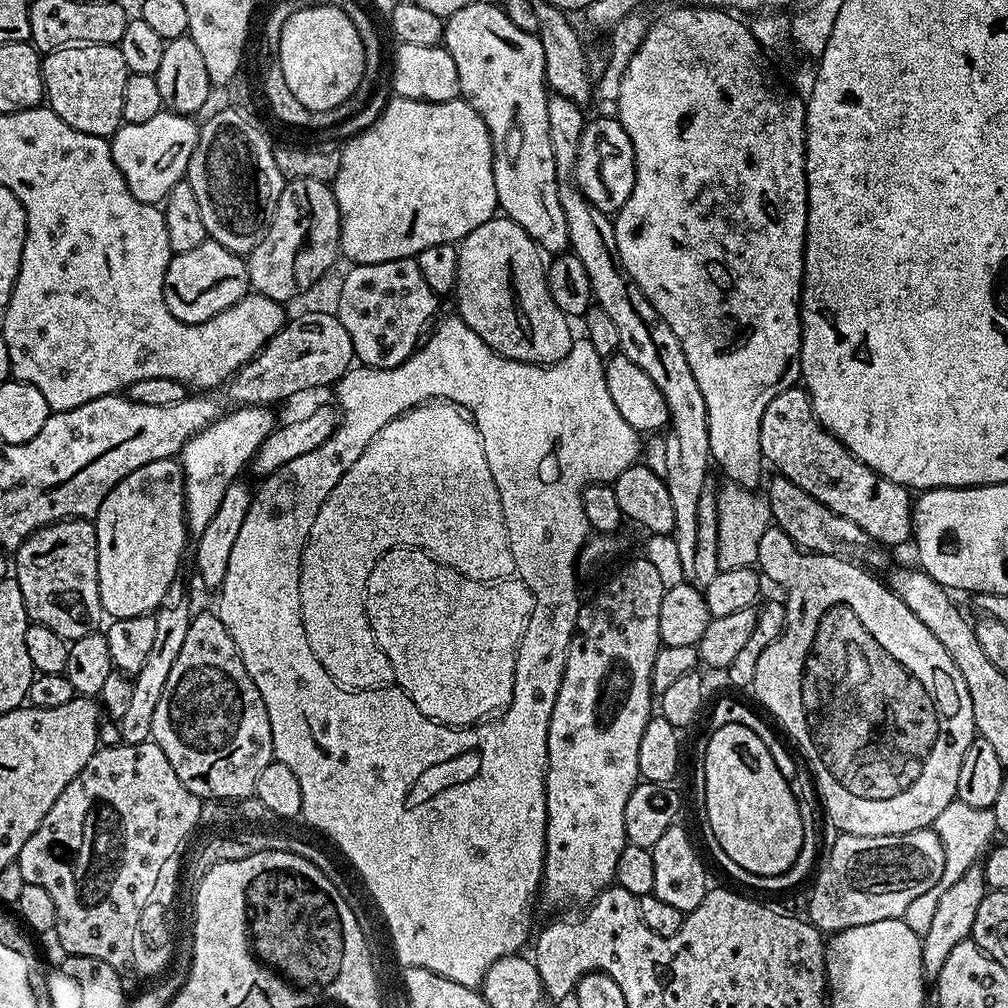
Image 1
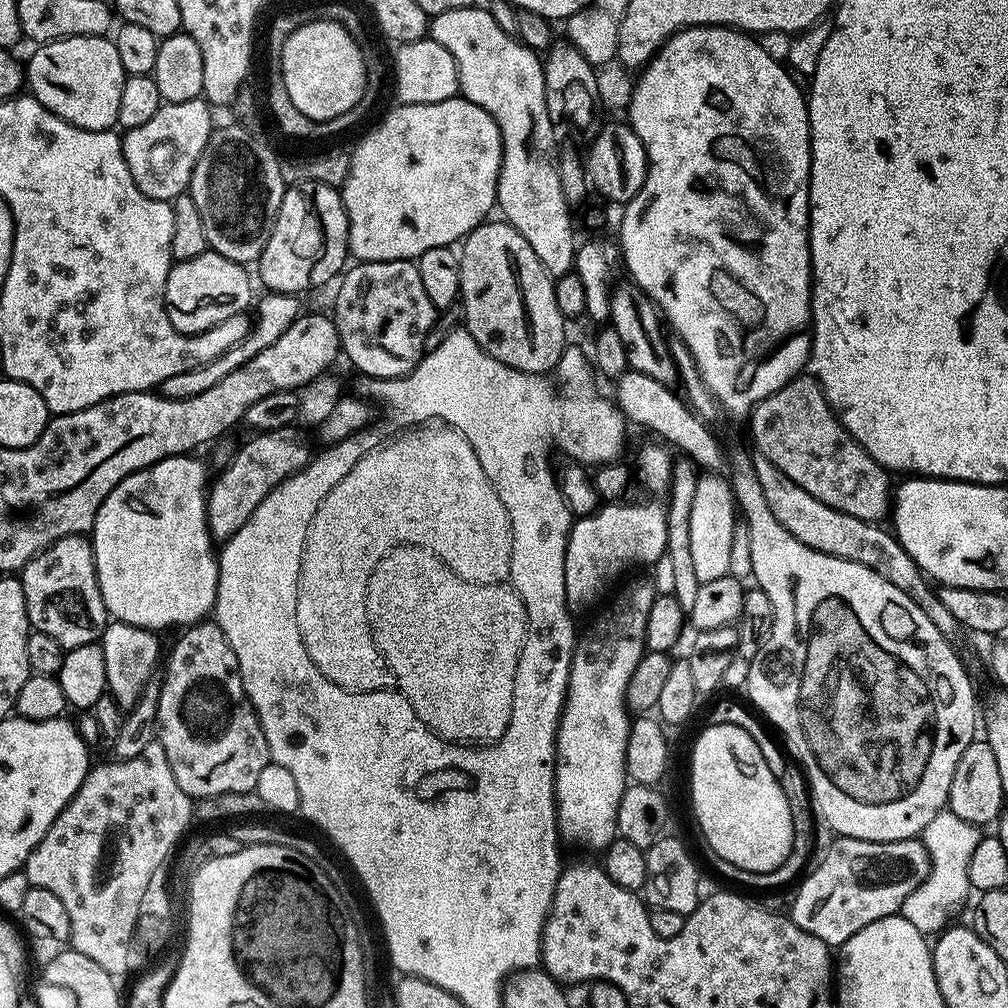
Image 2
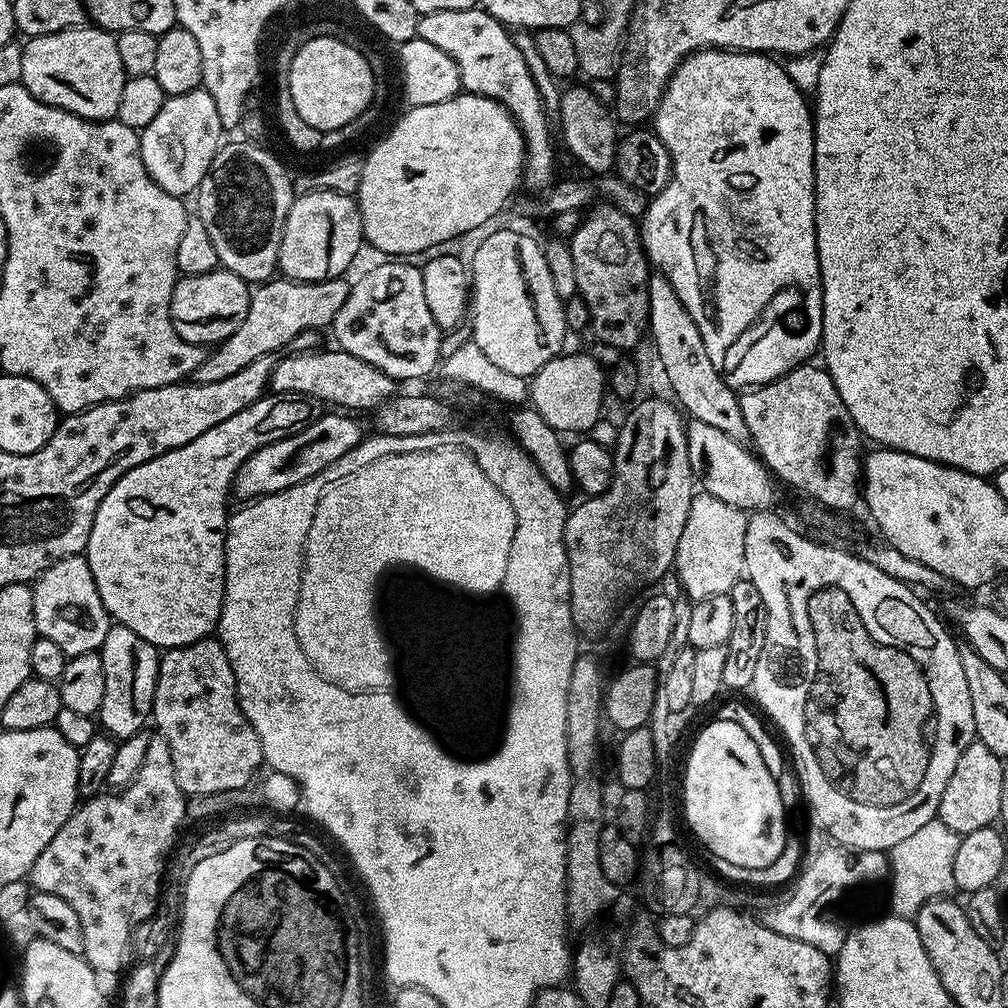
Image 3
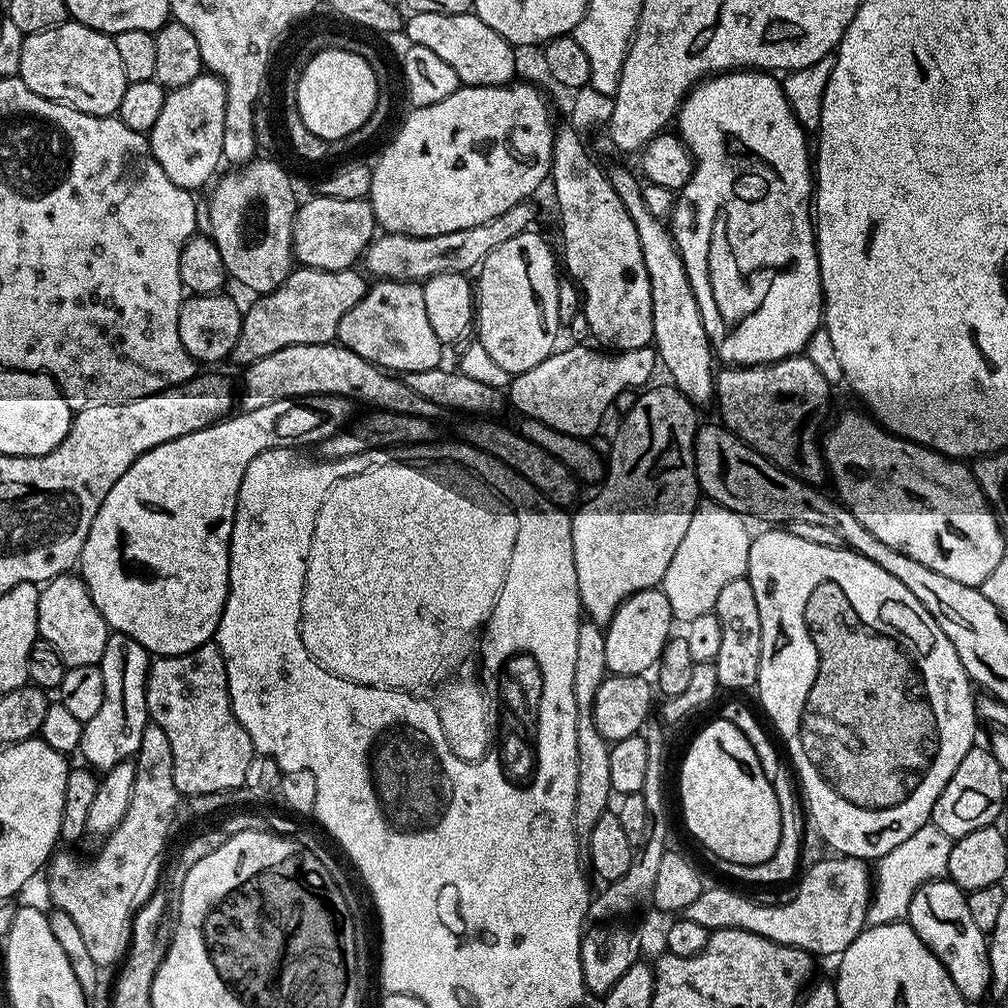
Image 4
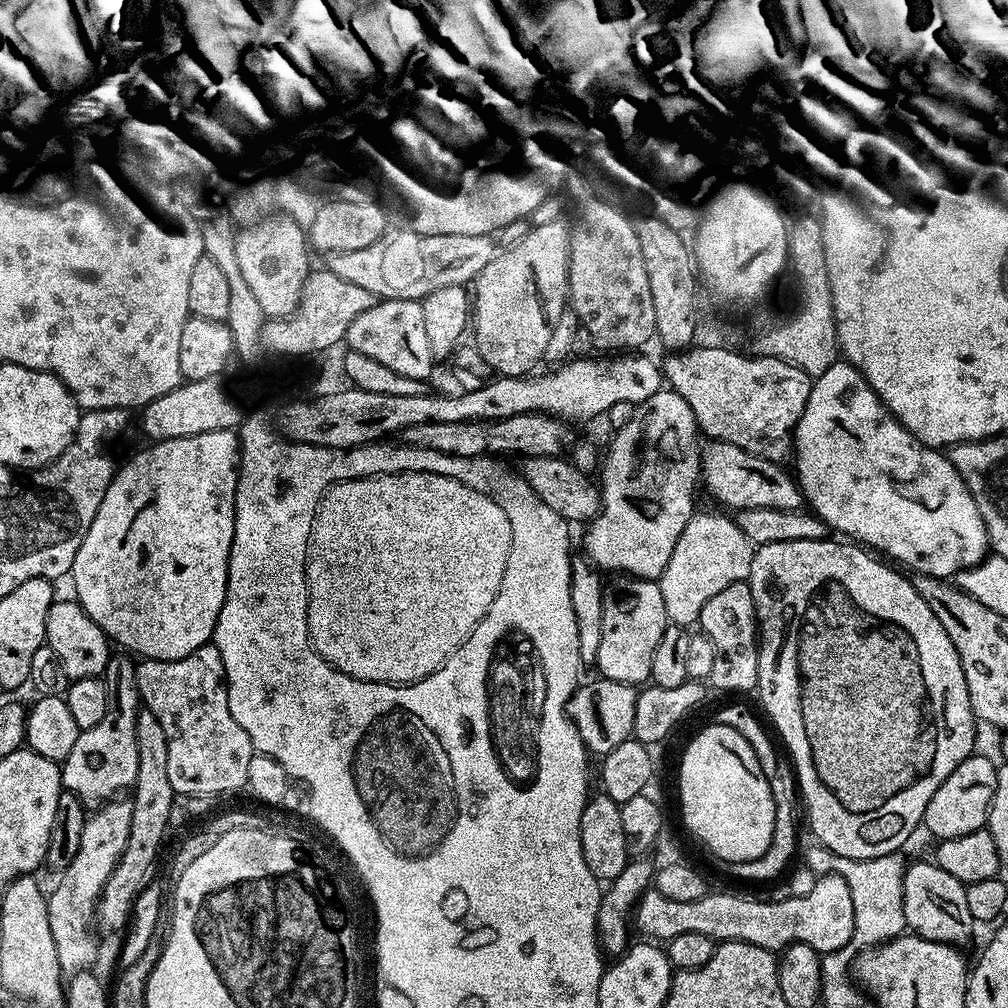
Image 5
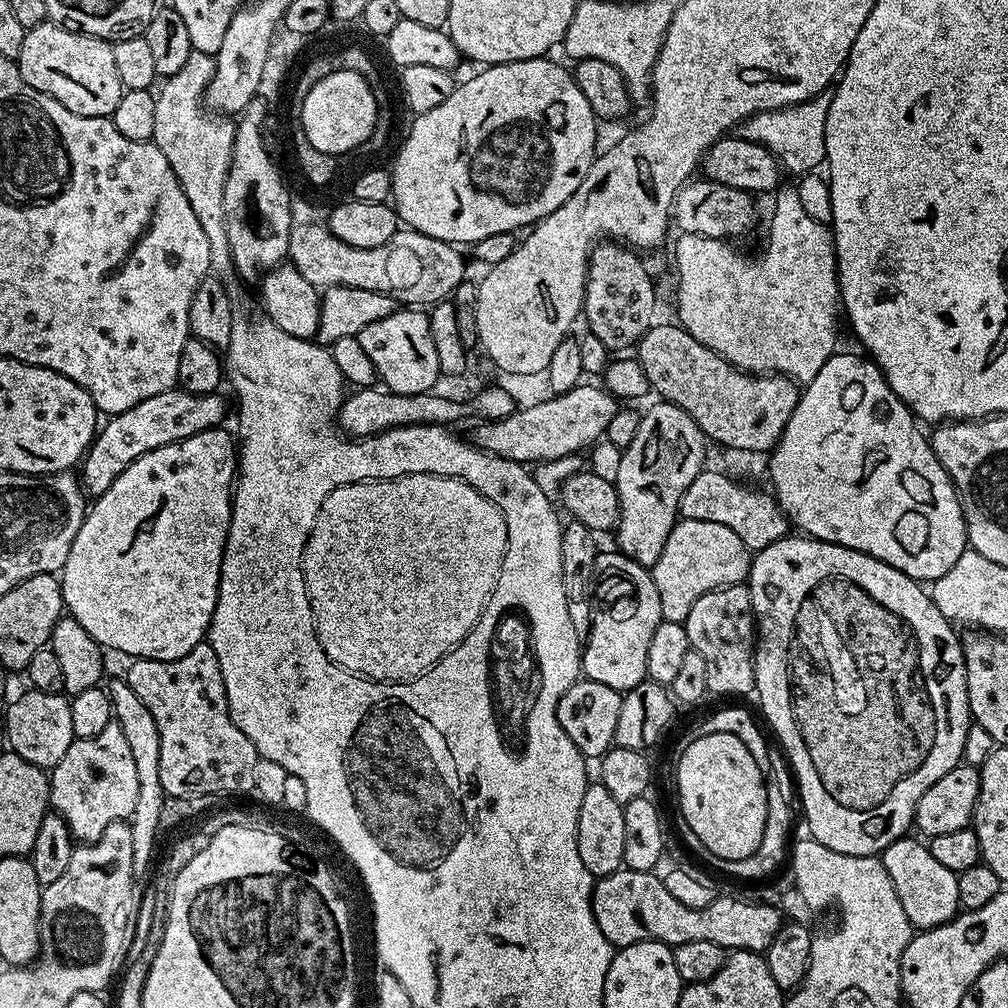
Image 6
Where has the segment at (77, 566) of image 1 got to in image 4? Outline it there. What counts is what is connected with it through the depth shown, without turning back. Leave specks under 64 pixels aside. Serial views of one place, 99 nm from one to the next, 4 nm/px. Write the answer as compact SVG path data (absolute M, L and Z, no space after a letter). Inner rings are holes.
M79 575L55 576L40 588L38 636L39 639L50 642L54 650L58 650L65 669L99 664L109 635L109 626L102 618L98 606L94 606L88 588Z

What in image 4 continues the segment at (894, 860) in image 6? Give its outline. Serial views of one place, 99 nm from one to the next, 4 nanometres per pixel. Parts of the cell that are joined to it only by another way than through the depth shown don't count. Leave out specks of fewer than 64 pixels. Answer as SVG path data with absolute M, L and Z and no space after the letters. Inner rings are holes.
M950 879L928 880L910 898L910 910L906 922L922 938L922 942L946 966L946 974L954 978L965 1000L975 1002L989 995L990 958L988 957L988 938L986 933L974 926L970 915L968 898L963 888Z

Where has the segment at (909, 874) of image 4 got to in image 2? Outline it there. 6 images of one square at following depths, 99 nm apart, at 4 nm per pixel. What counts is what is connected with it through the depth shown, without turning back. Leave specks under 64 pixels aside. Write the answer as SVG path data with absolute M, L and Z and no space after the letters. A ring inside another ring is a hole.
M950 810L930 818L922 833L924 849L928 851L928 876L918 886L918 890L914 890L914 894L902 902L899 910L899 915L904 916L910 926L925 934L939 934L949 927L950 922L955 921L952 919L963 910L964 903L966 908L970 893L970 858L974 854L974 846L978 846L981 838L982 832L977 825L965 822Z

